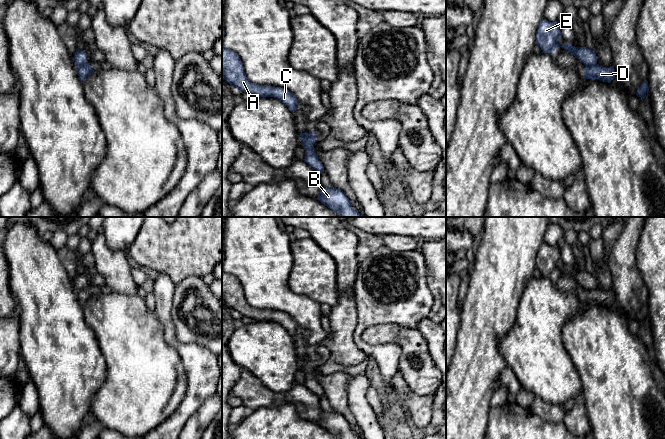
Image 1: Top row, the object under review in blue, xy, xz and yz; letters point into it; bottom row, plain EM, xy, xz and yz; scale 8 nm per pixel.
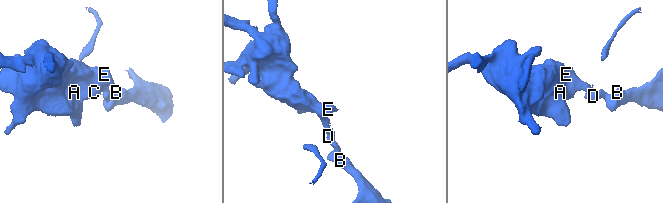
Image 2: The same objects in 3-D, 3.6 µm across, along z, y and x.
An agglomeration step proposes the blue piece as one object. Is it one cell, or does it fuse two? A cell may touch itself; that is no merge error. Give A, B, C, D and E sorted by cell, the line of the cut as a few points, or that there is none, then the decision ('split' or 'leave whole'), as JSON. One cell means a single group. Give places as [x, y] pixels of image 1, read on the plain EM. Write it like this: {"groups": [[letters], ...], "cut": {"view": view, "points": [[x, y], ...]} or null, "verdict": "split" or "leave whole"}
{"groups": [["A", "C", "E"], ["B", "D"]], "cut": {"view": "yz", "points": [[596, 287], [586, 290]]}, "verdict": "split"}

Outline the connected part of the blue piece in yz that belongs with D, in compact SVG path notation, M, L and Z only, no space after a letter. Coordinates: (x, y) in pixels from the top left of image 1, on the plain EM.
M599 288L586 290L583 298L583 303L597 303L603 306L610 307L615 302L615 293L612 289L610 292L603 291Z

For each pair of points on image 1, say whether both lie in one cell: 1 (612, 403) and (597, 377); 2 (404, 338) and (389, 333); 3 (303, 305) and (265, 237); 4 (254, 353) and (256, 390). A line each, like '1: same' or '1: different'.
1: same
2: different
3: same
4: different

